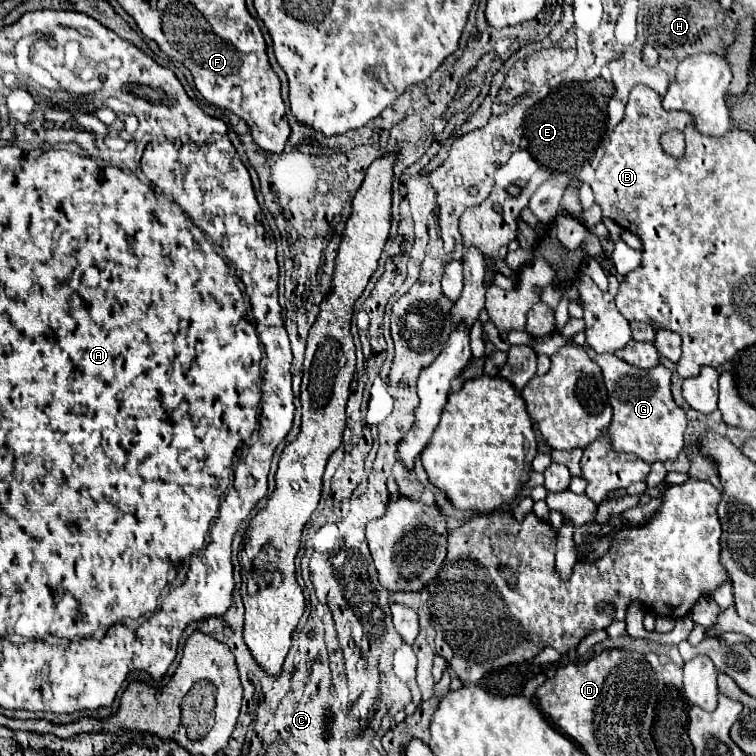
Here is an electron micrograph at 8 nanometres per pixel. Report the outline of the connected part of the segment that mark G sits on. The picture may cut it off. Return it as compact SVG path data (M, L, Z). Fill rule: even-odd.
M589 348L589 358L601 368L605 386L609 390L609 402L613 406L613 422L605 430L613 438L613 450L633 452L647 464L677 460L685 446L685 412L673 402L671 396L671 370L655 366L651 370L629 368L613 354L597 354Z

